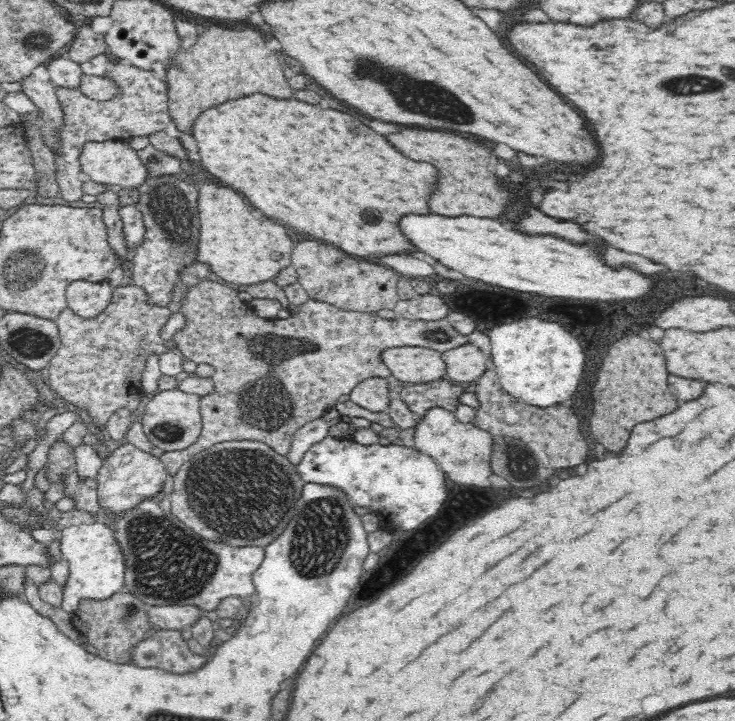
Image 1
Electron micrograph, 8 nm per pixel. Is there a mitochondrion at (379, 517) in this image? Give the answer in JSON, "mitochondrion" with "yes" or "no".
{"mitochondrion":"no"}

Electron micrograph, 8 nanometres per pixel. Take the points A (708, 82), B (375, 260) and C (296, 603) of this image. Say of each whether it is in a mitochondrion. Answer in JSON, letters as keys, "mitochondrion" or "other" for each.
{"A":"mitochondrion","B":"other","C":"mitochondrion"}

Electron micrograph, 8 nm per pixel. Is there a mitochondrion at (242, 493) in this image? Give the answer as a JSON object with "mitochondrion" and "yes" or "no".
{"mitochondrion":"yes"}

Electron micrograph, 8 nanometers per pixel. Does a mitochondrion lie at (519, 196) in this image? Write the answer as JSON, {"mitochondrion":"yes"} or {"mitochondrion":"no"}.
{"mitochondrion":"no"}

